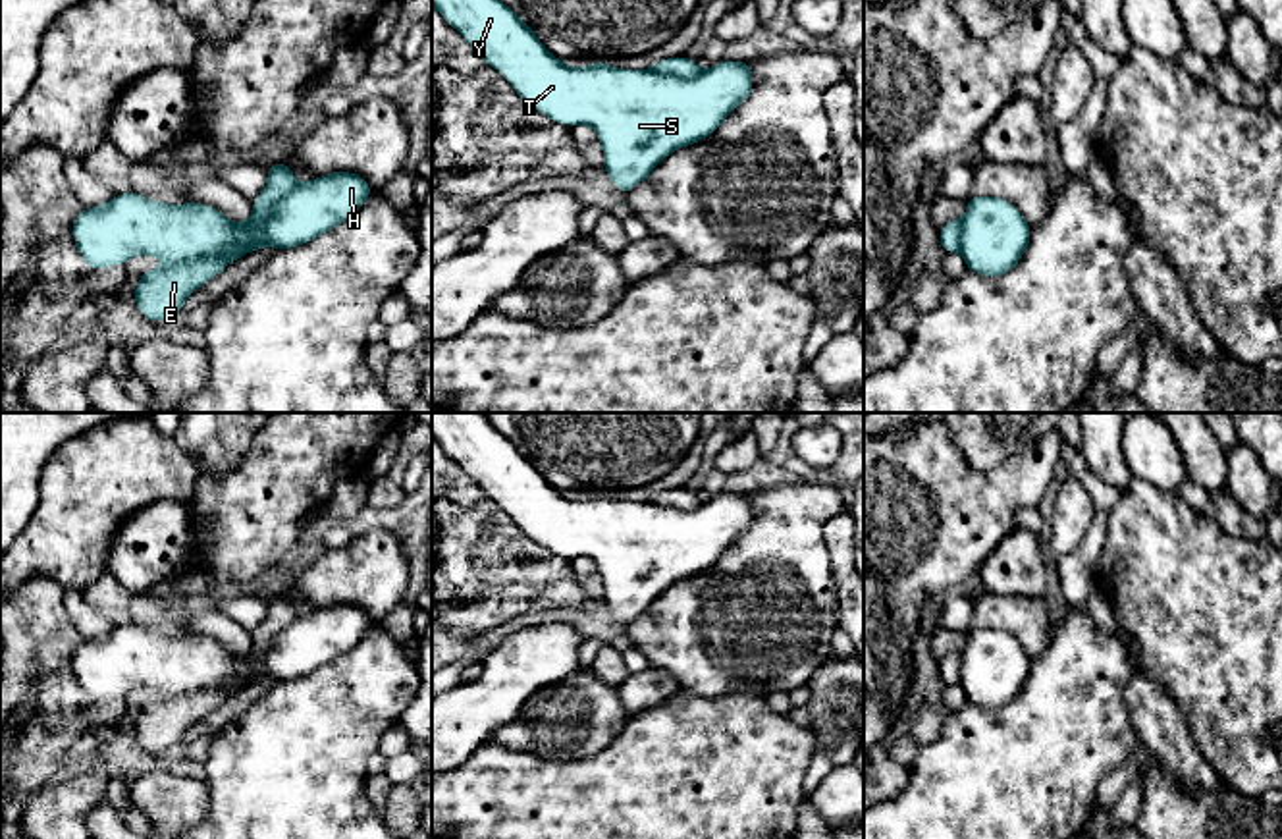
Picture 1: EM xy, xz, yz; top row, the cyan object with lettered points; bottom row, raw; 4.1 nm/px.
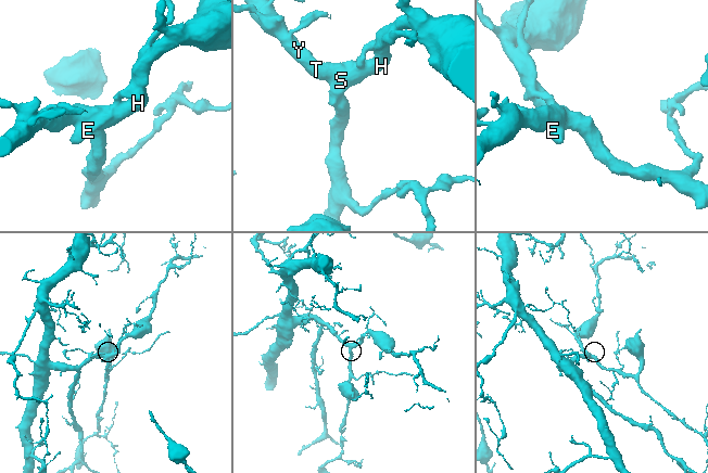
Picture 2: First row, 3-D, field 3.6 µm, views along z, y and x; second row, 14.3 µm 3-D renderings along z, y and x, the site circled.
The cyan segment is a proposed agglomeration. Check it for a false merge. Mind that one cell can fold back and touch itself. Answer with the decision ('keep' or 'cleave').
cleave

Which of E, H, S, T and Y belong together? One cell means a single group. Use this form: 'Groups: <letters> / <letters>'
Groups: E / H S T Y

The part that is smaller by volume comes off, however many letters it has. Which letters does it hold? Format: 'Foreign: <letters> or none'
Foreign: E

